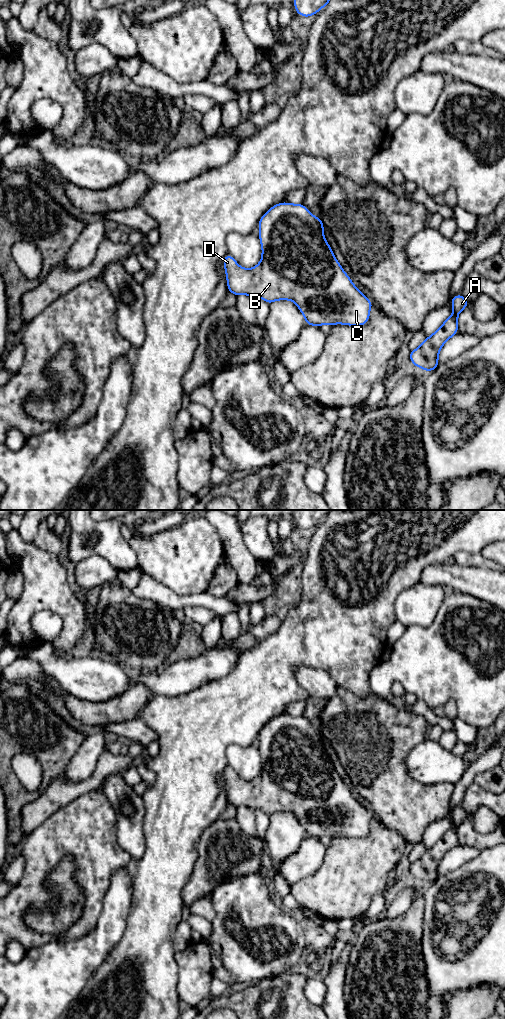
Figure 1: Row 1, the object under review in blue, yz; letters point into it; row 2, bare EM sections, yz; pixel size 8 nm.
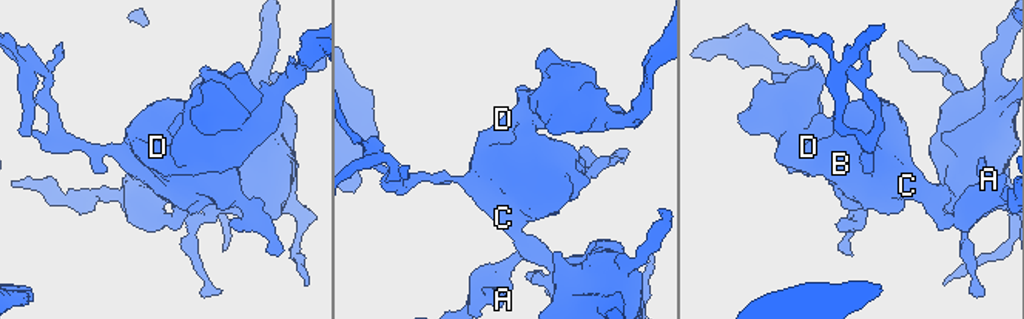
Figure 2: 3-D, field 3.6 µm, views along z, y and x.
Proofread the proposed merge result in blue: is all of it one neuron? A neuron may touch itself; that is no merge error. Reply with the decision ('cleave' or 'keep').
keep

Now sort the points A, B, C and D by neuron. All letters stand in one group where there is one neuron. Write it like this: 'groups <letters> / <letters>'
groups A B C D

